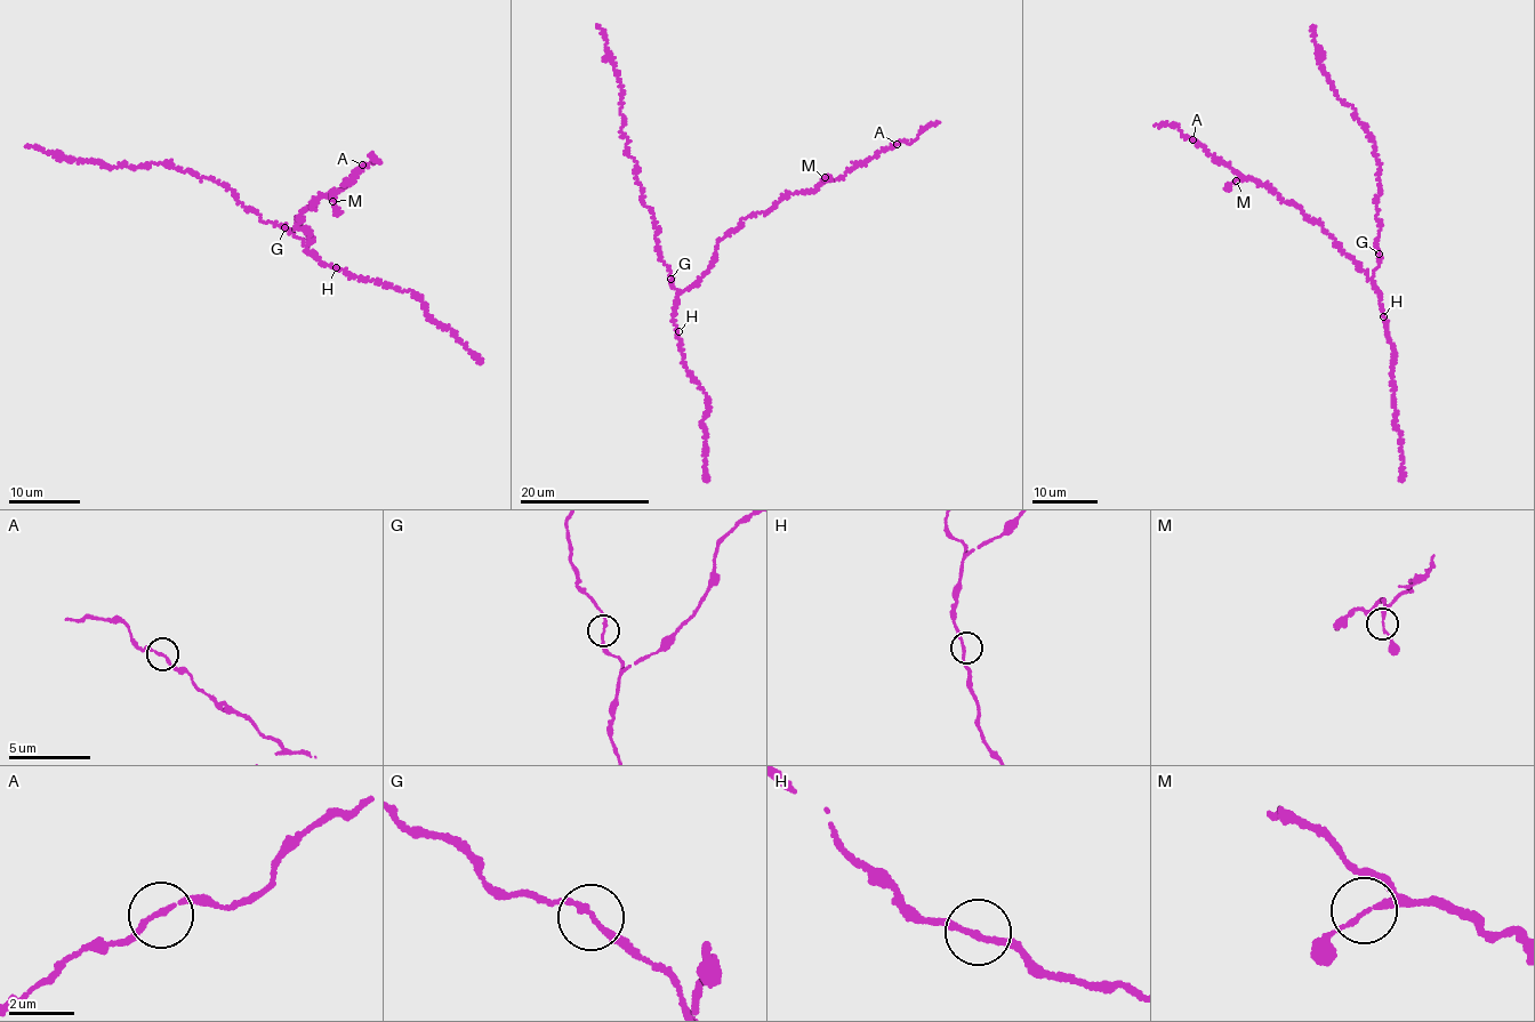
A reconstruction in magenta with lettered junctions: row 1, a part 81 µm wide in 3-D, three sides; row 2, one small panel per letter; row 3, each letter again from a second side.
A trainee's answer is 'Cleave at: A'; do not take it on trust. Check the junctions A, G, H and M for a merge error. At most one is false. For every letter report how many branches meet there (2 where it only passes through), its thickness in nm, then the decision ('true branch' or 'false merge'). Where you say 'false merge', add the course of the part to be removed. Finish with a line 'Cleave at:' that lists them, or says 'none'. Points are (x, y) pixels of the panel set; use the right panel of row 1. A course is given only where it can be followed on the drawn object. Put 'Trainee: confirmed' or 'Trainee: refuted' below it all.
A: 2 branches meet; 150 nm thick; true branch
G: 2 branches meet; 150 nm thick; true branch
H: 2 branches meet; 170 nm thick; true branch
M: 2 branches meet; 140 nm thick; true branch
Cleave at: none
Trainee: refuted

